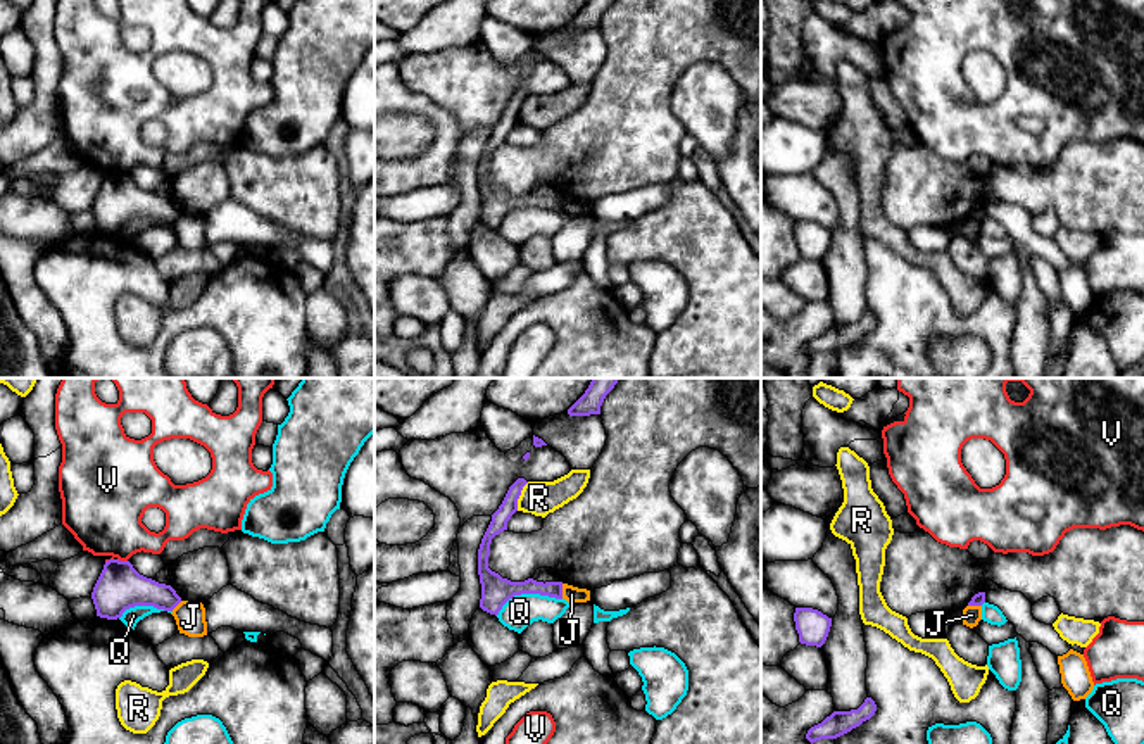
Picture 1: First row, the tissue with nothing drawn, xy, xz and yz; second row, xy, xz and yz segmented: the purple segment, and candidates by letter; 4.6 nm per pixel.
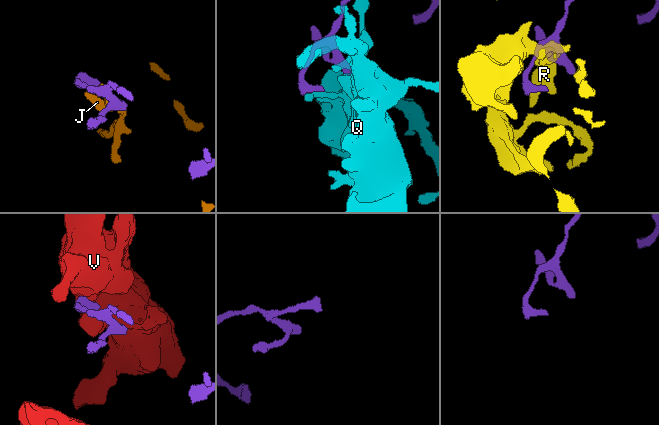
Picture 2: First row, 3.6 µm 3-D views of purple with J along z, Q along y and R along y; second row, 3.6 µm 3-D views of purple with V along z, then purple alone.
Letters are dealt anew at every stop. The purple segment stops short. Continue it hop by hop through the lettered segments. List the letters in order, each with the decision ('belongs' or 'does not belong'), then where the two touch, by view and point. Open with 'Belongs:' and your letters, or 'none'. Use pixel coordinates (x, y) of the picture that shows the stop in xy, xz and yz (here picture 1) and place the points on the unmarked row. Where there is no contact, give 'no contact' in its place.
Belongs: none
J: does not belong; meets purple in xz at (561, 204)
Q: does not belong; meets purple in xz at (527, 206)
R: does not belong; meets purple in xz at (520, 107)
V: does not belong; meets purple in xy at (123, 175)

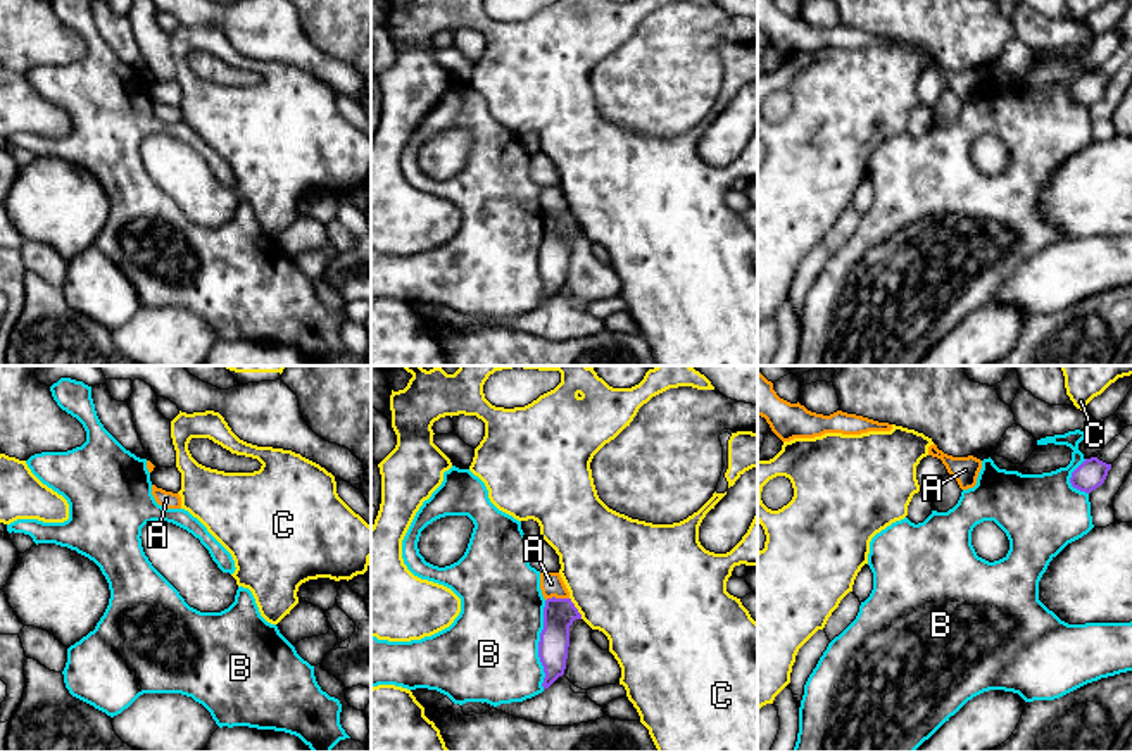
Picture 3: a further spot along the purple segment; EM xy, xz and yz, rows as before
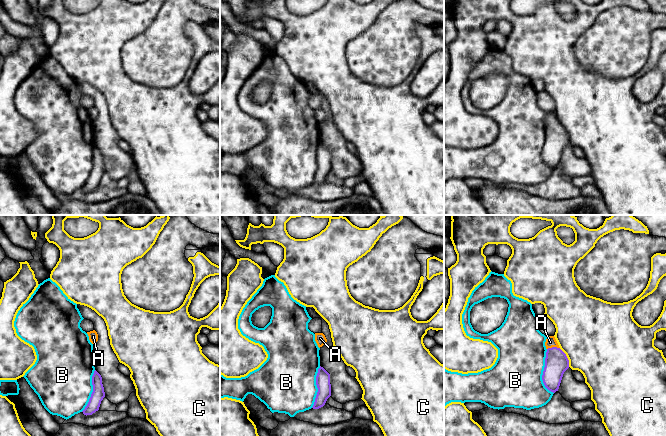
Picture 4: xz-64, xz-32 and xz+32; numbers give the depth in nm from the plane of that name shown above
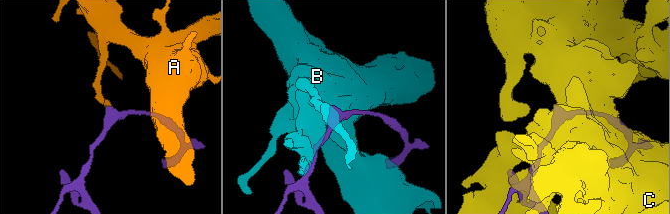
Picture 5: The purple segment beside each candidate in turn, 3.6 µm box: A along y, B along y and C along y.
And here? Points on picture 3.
Belongs: A
A: belongs; meets purple in xz at (554, 211)
B: does not belong; meets purple in xz at (539, 259)
C: does not belong; meets purple in xz at (575, 221)

